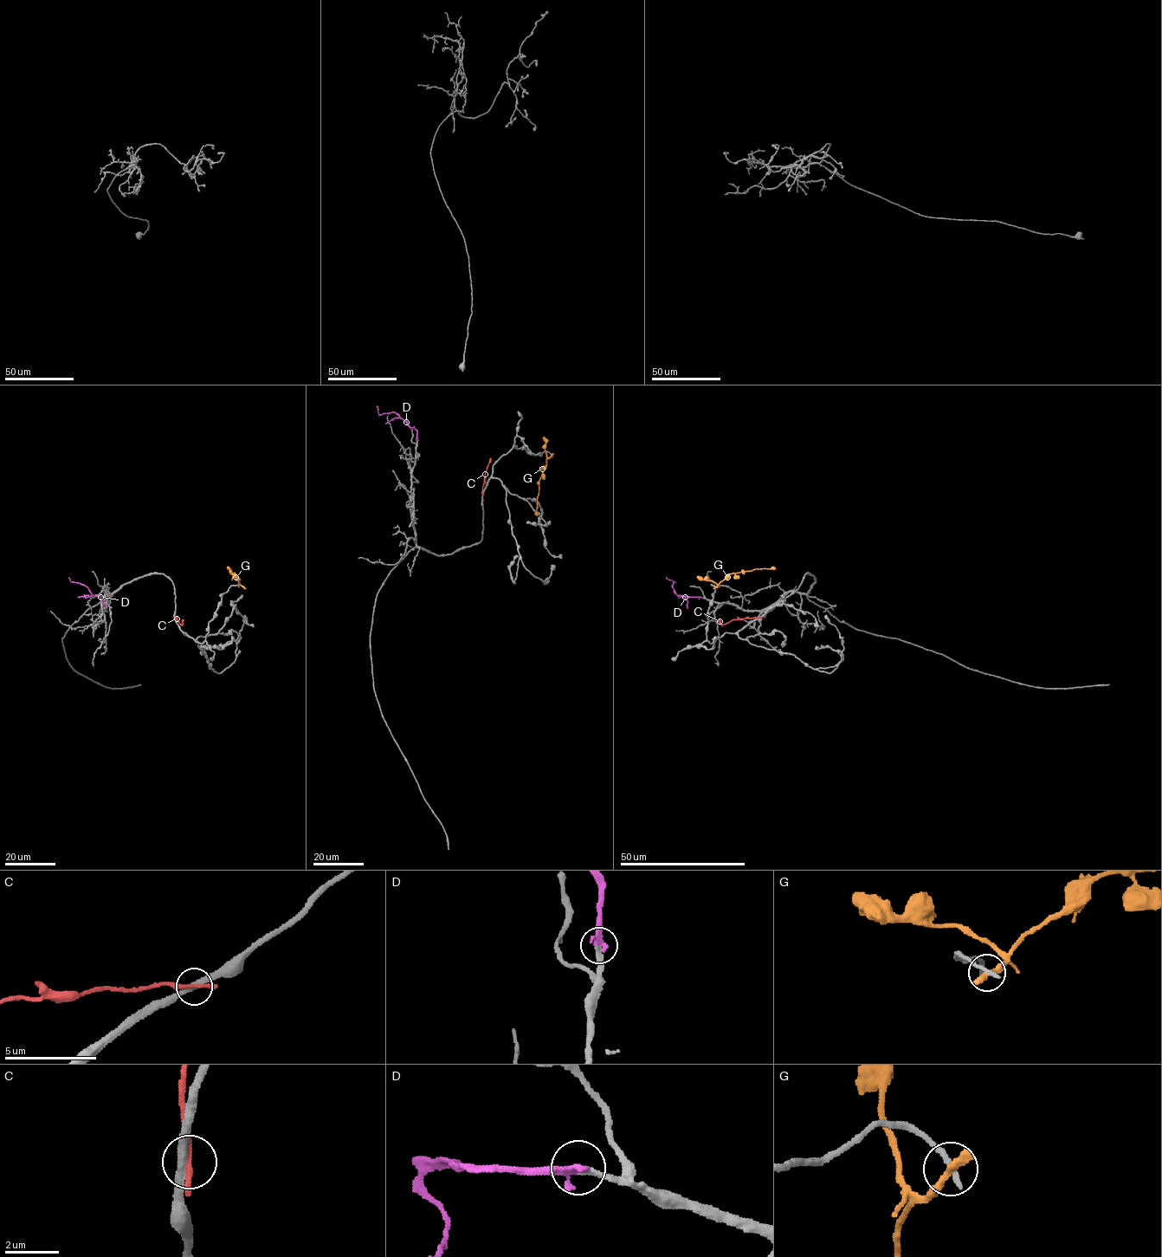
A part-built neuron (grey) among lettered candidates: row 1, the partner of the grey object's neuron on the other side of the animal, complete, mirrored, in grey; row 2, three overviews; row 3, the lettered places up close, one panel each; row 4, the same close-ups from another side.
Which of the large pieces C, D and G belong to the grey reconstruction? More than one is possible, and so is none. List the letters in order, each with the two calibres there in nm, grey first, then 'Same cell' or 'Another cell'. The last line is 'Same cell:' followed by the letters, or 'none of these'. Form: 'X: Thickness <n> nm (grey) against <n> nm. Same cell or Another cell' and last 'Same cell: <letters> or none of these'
C: Thickness 320 nm (grey) against 280 nm. Another cell
D: Thickness 240 nm (grey) against 320 nm. Same cell
G: Thickness 280 nm (grey) against 400 nm. Another cell
Same cell: D

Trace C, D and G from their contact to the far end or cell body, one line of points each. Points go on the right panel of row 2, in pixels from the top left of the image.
C: (758, 618), (732, 619), (722, 625), (719, 619)
D: (700, 597), (678, 595), (672, 586), (674, 582), (666, 577)
G: (715, 586), (731, 573), (776, 568)

